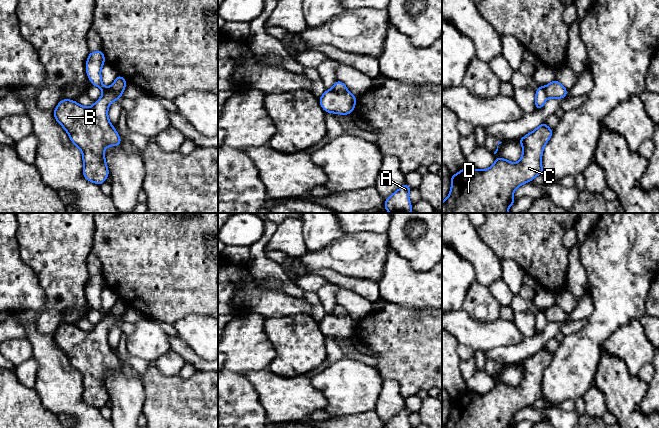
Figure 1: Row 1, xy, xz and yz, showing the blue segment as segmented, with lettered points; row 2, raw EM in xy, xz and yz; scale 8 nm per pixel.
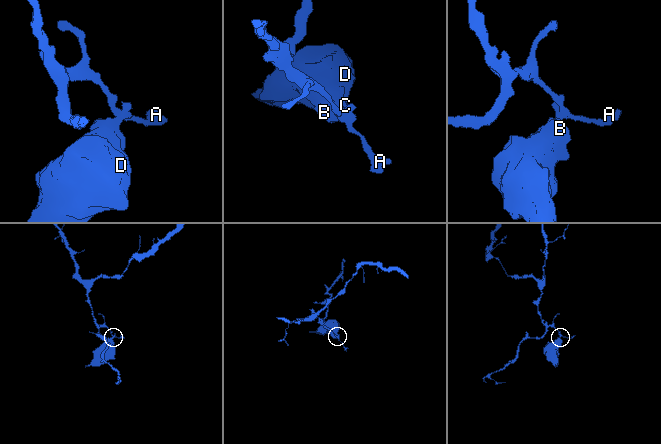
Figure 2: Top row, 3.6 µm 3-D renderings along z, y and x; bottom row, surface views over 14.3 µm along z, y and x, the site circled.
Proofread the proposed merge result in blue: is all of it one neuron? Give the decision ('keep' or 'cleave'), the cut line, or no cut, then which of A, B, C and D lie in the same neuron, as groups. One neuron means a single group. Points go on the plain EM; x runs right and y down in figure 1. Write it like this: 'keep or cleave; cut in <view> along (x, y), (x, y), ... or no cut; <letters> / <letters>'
cleave; cut in xz along (330, 313), (335, 316), (347, 316); A / B C D

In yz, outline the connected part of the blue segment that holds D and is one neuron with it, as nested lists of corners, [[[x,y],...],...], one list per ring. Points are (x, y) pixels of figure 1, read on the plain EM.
[[[545,346],[519,363],[523,377],[517,387],[495,381],[494,388],[486,394],[468,391],[460,394],[451,400],[451,414],[442,428],[514,428],[516,425],[512,421],[514,415],[519,410],[529,407],[536,400],[543,398],[542,377],[552,357],[553,354]]]

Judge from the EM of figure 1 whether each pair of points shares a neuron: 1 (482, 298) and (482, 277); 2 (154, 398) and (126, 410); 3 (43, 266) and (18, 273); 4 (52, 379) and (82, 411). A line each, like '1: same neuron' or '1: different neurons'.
1: different neurons
2: different neurons
3: different neurons
4: same neuron

